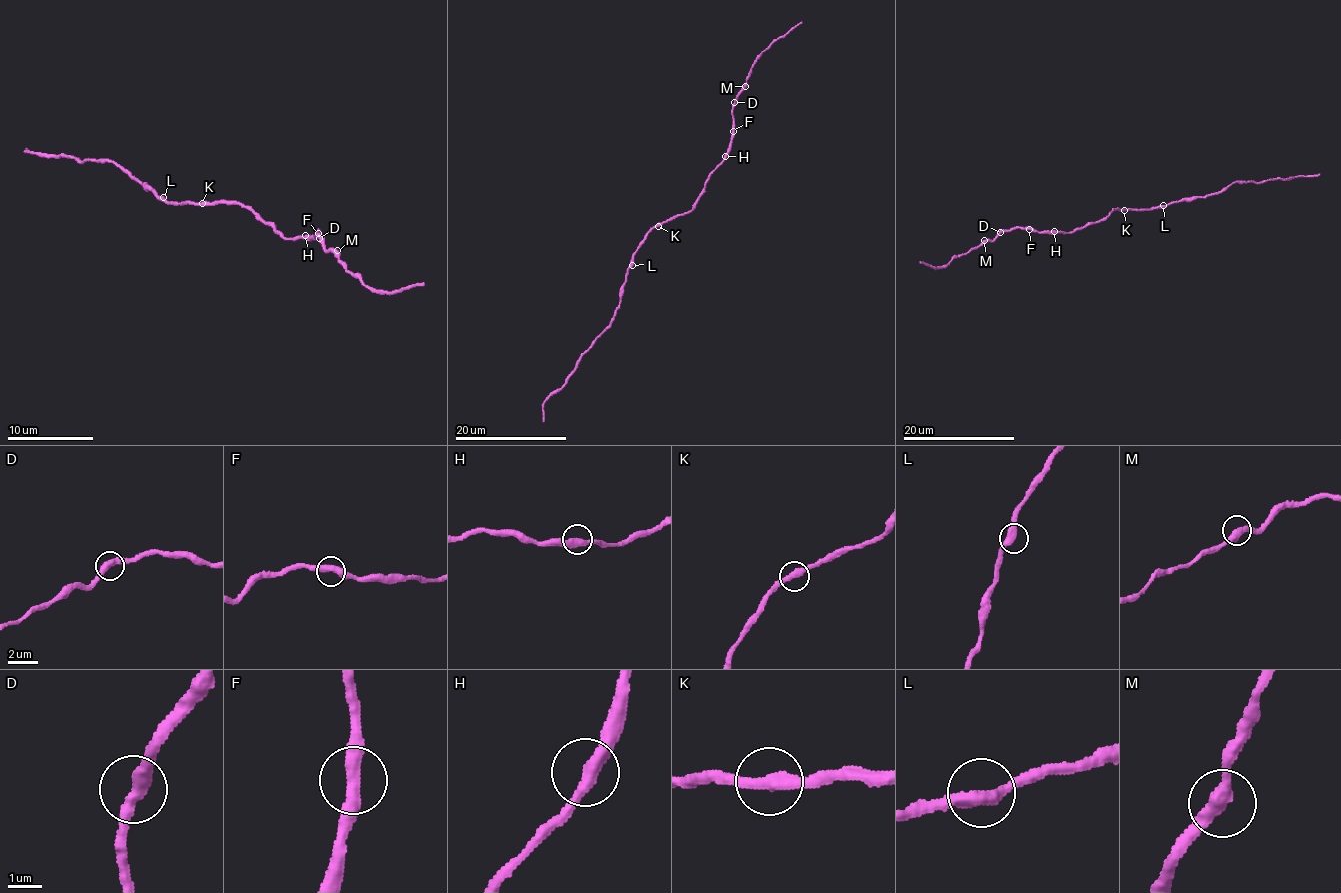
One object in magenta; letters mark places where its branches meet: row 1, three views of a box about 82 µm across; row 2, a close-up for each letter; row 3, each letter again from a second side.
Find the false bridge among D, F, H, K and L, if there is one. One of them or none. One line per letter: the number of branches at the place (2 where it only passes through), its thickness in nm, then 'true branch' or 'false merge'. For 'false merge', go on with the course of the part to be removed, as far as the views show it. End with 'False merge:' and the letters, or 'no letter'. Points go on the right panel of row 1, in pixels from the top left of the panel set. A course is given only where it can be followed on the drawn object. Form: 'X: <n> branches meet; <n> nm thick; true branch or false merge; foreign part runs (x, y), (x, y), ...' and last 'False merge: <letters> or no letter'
D: 2 branches meet; 440 nm thick; true branch
F: 2 branches meet; 440 nm thick; true branch
H: 2 branches meet; 420 nm thick; true branch
K: 2 branches meet; 400 nm thick; true branch
L: 2 branches meet; 420 nm thick; true branch
False merge: no letter

